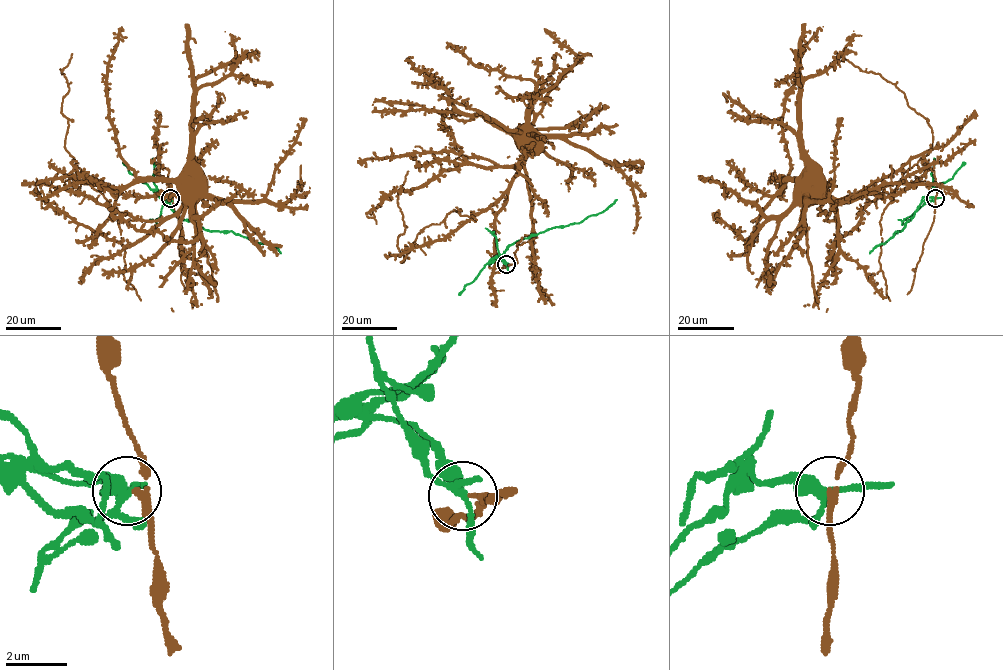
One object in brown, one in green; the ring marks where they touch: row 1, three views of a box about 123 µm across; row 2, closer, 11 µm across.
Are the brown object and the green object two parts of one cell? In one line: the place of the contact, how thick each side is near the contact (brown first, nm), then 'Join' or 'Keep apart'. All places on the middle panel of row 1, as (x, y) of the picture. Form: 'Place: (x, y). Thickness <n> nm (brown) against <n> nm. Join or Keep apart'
Place: (506, 264). Thickness 180 nm (brown) against 260 nm. Keep apart

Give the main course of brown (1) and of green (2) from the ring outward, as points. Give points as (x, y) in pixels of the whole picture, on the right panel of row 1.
1: (935, 198), (934, 172), (922, 155), (912, 156), (898, 169), (847, 197), (806, 197), (801, 192), (802, 188)
2: (935, 198), (922, 202), (901, 230), (869, 253)

